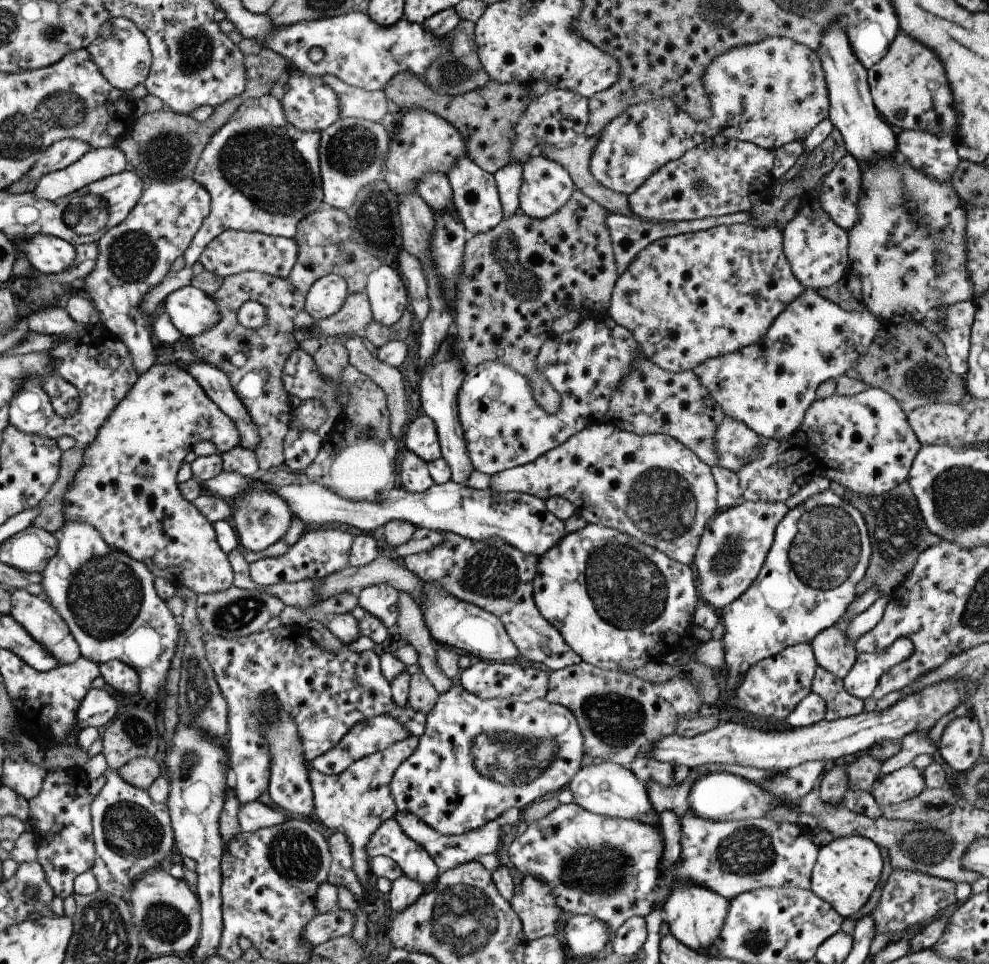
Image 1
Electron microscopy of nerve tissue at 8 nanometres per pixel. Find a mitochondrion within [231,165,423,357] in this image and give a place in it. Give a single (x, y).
(376, 229)

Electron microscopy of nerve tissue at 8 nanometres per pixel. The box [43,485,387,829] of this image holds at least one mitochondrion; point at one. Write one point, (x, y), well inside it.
(105, 598)

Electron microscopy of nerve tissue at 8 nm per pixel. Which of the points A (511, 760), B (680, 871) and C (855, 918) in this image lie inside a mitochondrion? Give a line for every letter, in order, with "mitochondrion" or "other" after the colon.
A: mitochondrion
B: other
C: other

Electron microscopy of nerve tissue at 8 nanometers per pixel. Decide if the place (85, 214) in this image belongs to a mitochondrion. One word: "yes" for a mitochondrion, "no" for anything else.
yes

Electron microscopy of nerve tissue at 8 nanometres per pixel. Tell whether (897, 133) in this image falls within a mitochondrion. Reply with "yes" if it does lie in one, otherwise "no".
no

